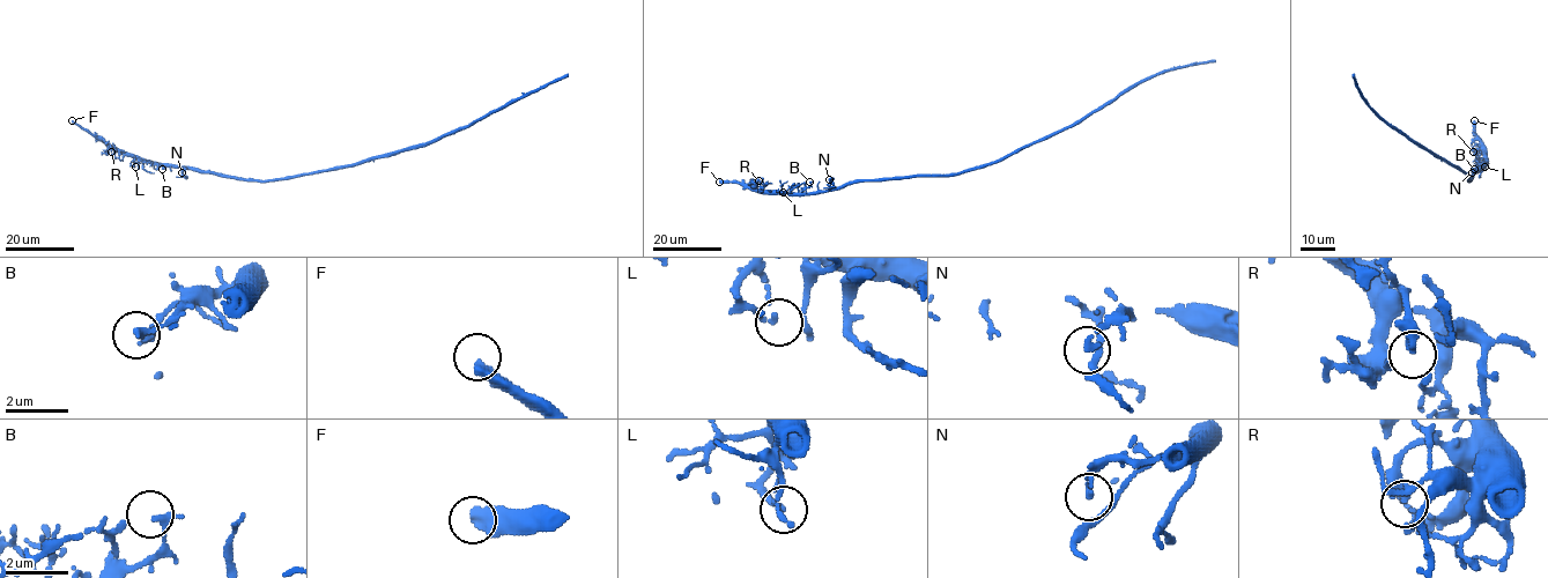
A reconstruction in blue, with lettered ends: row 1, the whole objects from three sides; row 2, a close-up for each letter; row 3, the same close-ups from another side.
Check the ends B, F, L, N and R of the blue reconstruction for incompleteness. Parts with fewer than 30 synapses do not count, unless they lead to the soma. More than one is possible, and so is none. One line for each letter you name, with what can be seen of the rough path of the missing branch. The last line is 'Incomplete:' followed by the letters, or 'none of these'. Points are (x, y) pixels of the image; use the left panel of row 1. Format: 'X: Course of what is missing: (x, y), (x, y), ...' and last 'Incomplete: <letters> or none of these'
Incomplete: none of these

